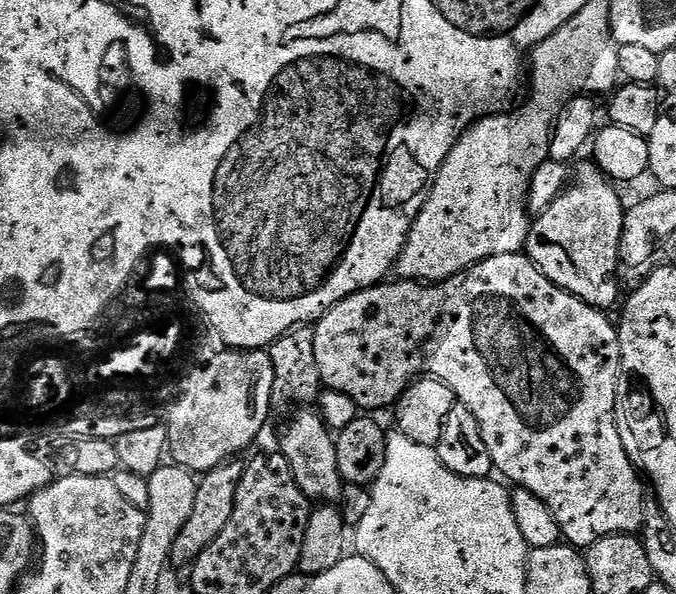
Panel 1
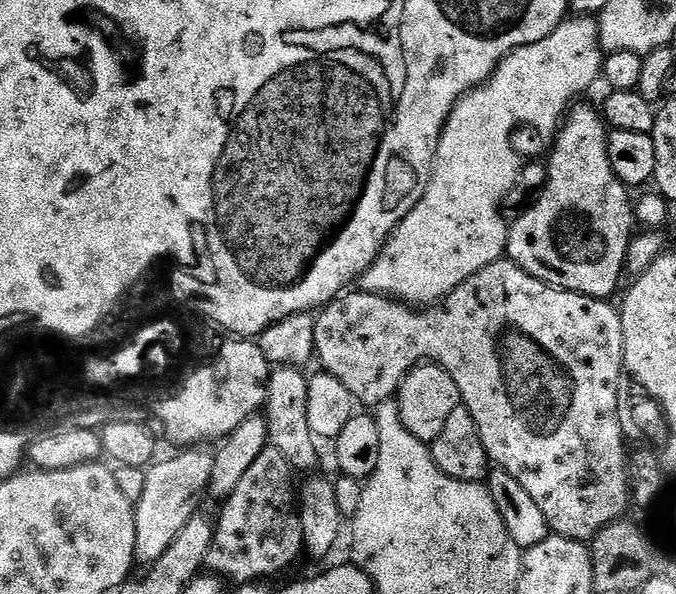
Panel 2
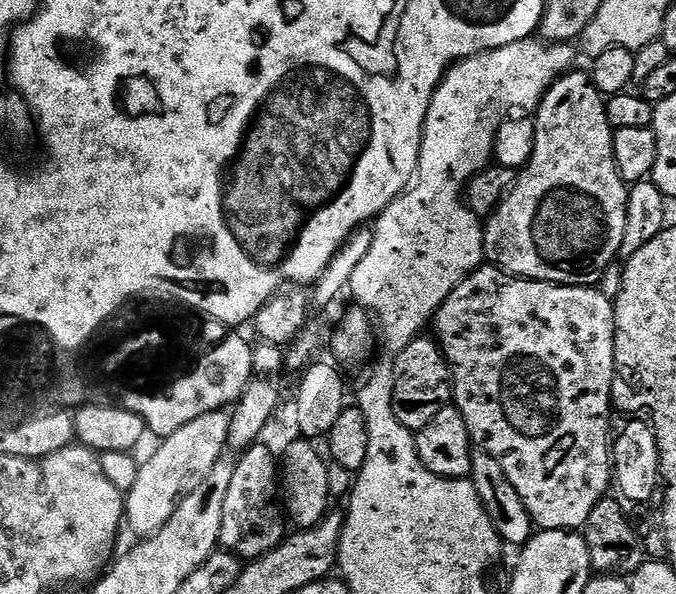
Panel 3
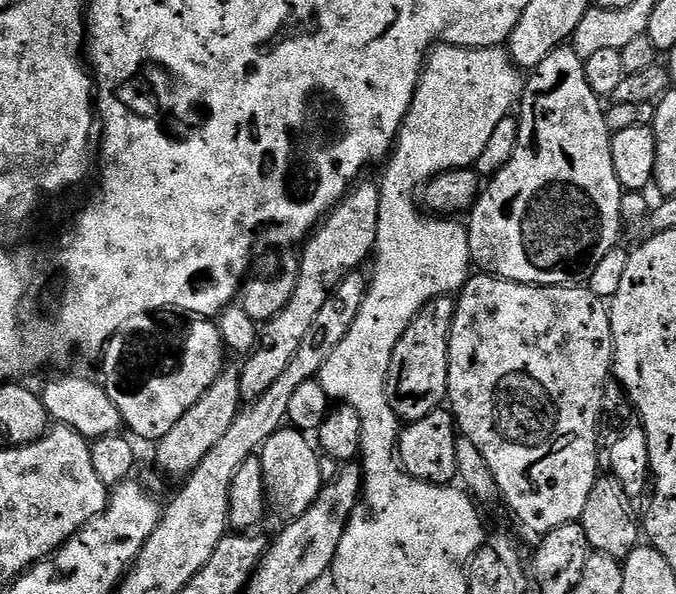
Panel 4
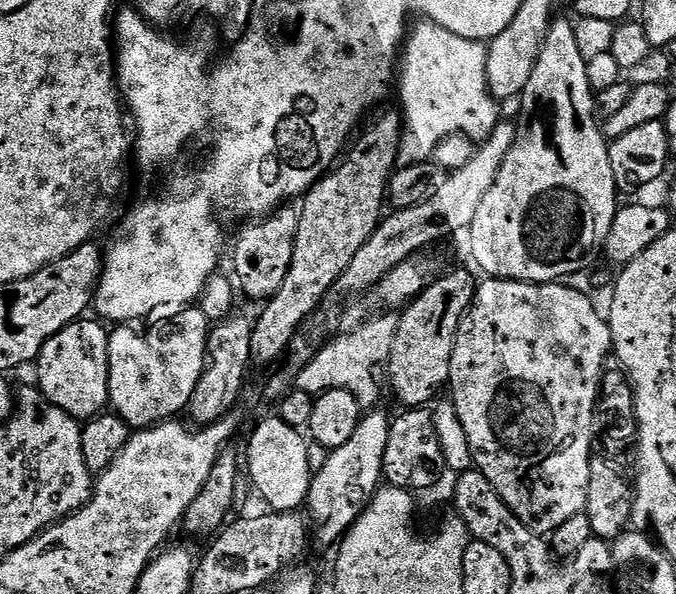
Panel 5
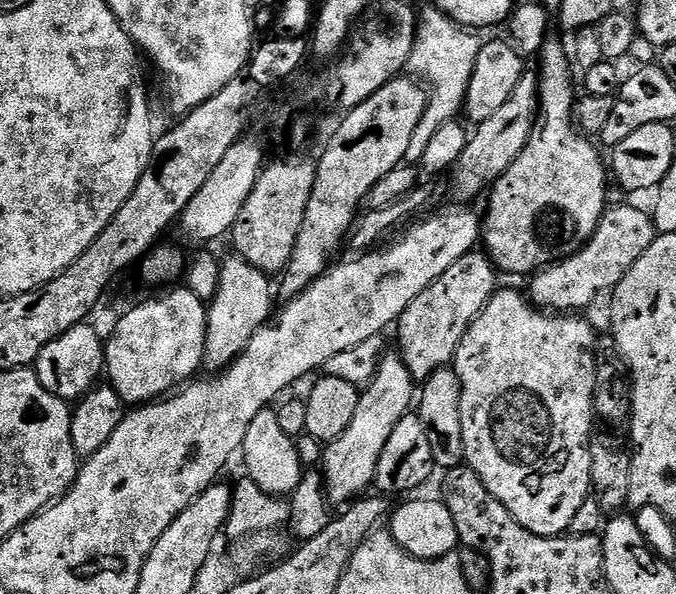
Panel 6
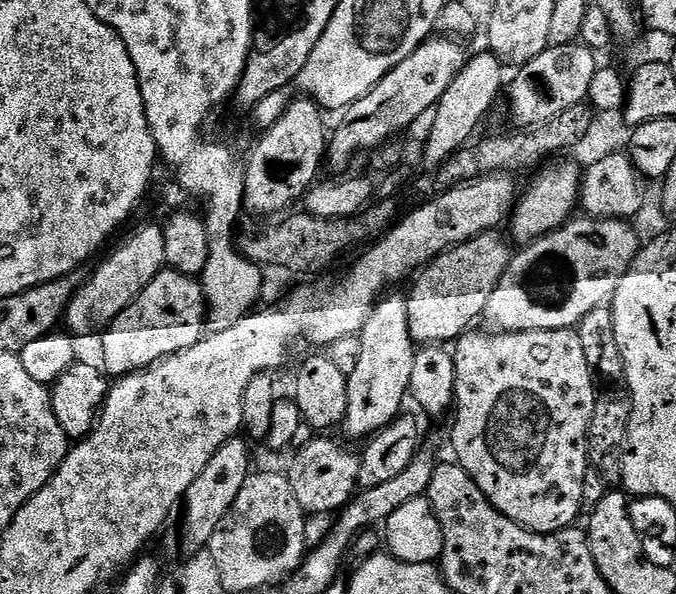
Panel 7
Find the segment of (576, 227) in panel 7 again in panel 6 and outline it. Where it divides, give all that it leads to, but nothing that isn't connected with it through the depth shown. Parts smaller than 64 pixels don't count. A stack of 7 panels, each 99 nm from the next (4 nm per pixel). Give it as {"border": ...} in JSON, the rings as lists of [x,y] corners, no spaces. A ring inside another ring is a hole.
{"border":[[[634,206],[607,207],[594,235],[571,256],[539,269],[532,277],[529,299],[542,310],[578,312],[598,294],[615,289],[630,266],[653,244],[658,233],[651,215]]]}

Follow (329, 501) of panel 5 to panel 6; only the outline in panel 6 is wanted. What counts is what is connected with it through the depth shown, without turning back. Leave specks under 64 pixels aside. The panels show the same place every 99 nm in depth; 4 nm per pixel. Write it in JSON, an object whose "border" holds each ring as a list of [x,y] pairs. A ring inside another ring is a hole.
{"border":[[[381,355],[380,365],[372,380],[363,385],[358,402],[358,410],[354,410],[354,418],[350,426],[342,430],[337,440],[331,441],[323,449],[322,475],[329,501],[333,505],[351,505],[352,501],[365,495],[373,487],[376,479],[378,458],[382,449],[394,434],[394,426],[403,416],[409,415],[414,404],[414,381],[406,370],[399,355]]]}

